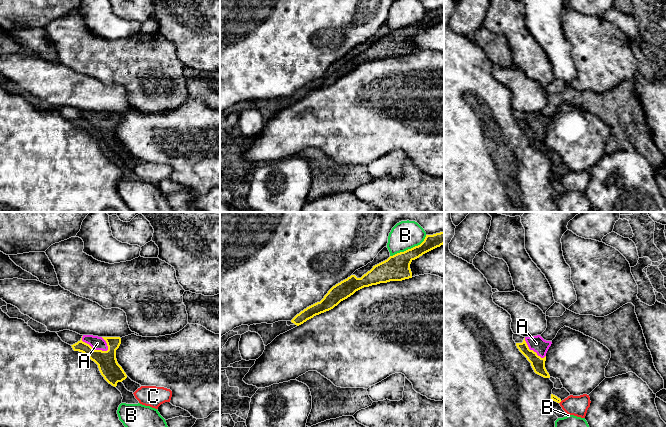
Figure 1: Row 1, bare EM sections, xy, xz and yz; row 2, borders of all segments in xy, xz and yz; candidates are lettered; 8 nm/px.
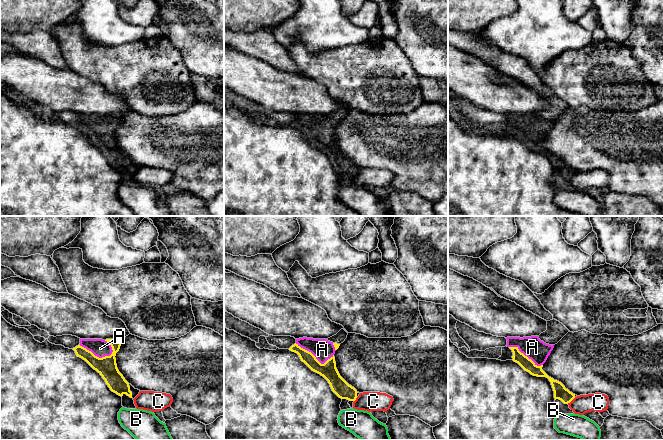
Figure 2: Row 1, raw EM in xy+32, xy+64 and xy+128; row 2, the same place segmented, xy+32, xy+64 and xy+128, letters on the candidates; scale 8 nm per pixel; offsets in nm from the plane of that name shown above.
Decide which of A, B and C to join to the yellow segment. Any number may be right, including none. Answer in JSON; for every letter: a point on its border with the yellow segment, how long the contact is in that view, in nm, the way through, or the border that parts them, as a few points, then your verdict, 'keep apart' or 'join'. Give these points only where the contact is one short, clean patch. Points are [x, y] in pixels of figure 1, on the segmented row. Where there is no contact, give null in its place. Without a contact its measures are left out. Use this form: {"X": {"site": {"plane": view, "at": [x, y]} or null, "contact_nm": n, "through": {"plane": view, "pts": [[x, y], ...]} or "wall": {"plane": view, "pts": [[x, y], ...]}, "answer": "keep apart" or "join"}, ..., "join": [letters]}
{"A": {"site": {"plane": "xy", "at": [92, 348]}, "contact_nm": 240, "answer": "join"}, "B": {"site": {"plane": "xz", "at": [409, 249]}, "contact_nm": 340, "answer": "keep apart"}, "C": {"site": null, "answer": "keep apart"}, "join": ["A"]}

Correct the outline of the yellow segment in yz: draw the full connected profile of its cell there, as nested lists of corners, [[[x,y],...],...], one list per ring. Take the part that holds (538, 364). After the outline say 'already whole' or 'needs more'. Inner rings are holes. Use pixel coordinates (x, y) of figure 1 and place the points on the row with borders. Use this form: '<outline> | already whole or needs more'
[[[540,335],[525,337],[522,343],[516,343],[519,351],[531,363],[534,372],[544,378],[550,378],[545,368],[546,353],[551,346],[551,341],[544,340]]] | needs more

